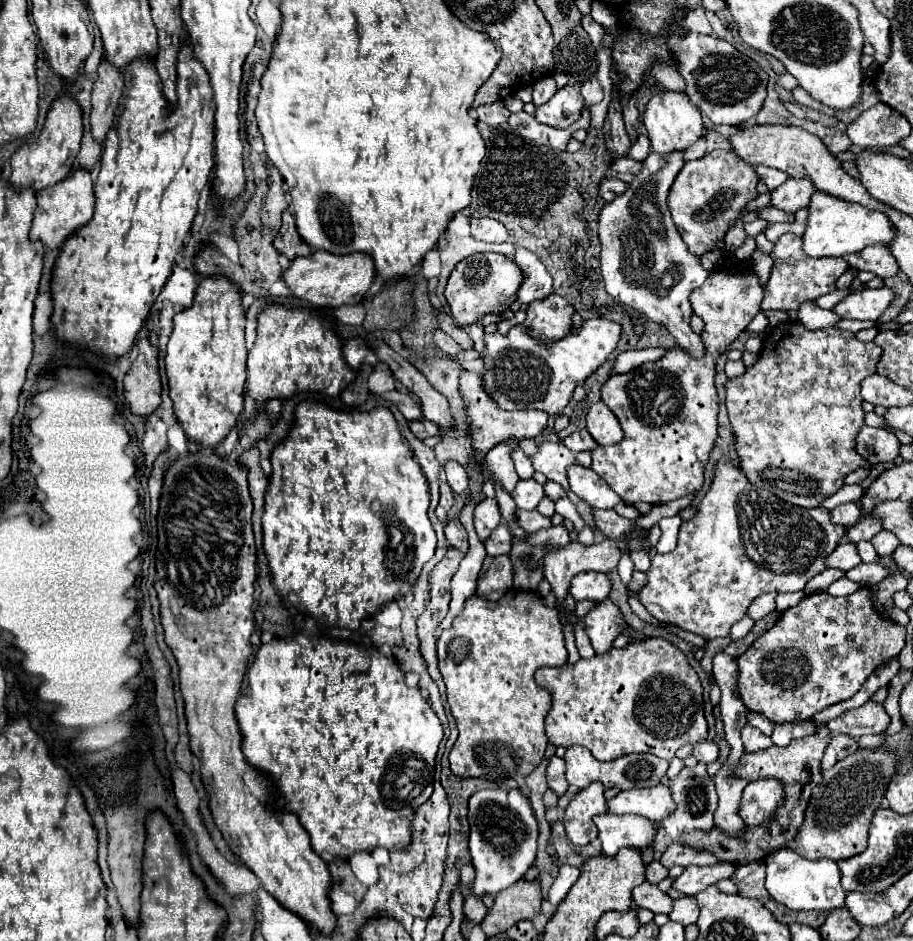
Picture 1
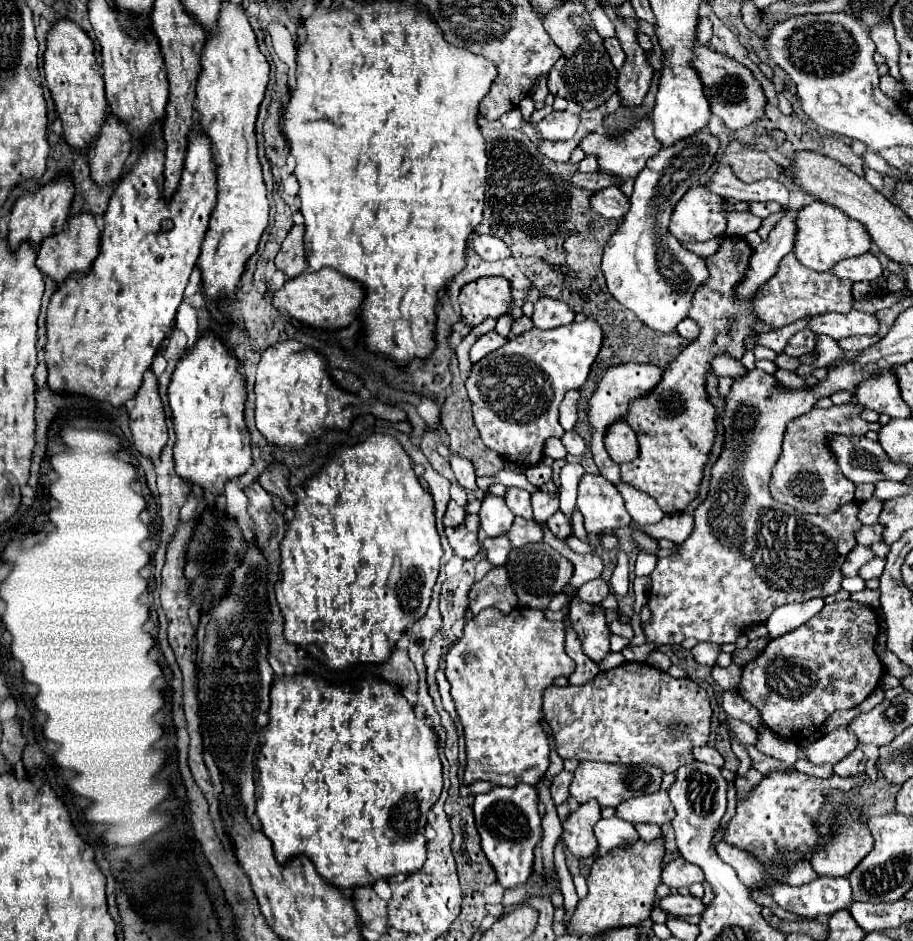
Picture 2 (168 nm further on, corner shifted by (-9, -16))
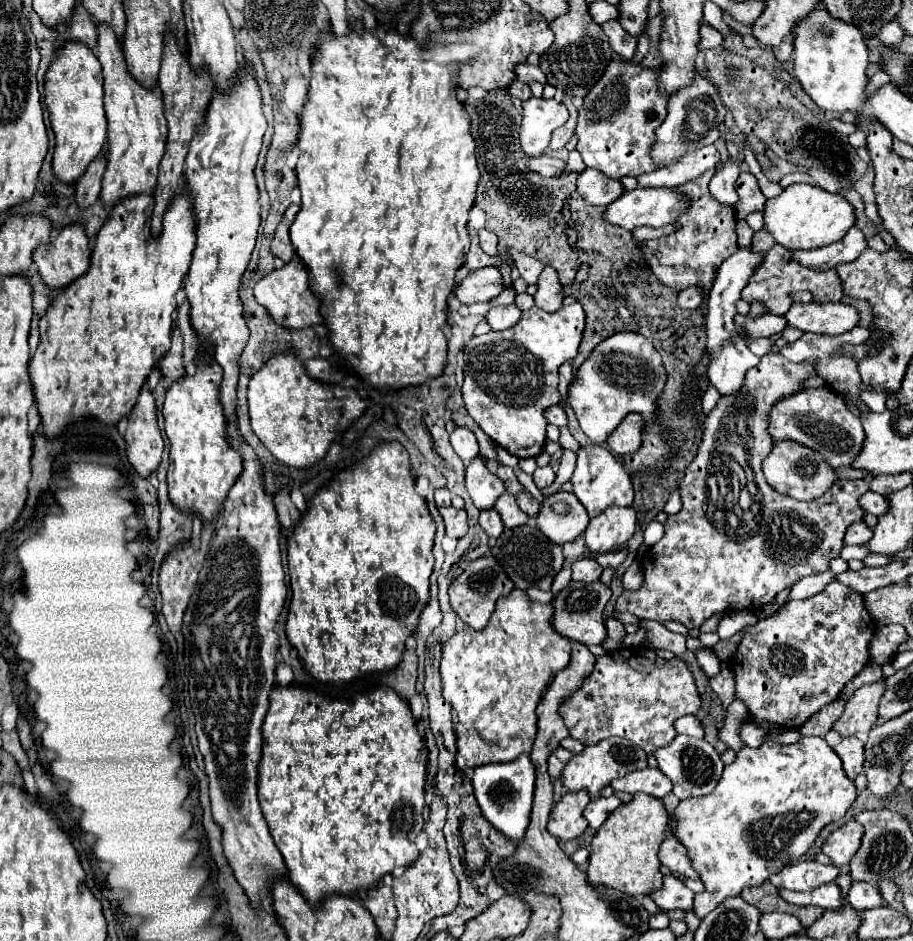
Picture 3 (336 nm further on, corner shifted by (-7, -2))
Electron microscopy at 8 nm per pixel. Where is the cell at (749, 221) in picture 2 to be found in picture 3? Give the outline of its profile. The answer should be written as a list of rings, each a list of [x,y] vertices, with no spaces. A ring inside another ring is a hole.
[[[727,142],[727,150],[729,150],[729,160],[723,164],[721,170],[715,172],[715,176],[709,182],[709,192],[711,196],[725,204],[725,206],[735,206],[737,204],[737,192],[735,192],[735,180],[739,176],[739,164],[737,164],[737,152],[739,148],[733,142]]]

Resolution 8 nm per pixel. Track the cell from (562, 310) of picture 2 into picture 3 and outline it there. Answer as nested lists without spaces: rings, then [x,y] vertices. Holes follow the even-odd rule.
[[[545,268],[537,280],[537,292],[535,292],[535,306],[553,314],[561,308],[561,302],[565,298],[563,286],[559,284],[557,272],[553,268]]]

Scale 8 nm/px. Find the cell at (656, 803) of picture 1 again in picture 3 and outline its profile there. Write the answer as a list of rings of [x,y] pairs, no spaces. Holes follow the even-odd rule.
[[[645,768],[645,770],[635,770],[629,776],[617,778],[611,782],[615,792],[627,792],[627,794],[649,794],[655,798],[663,798],[665,794],[671,792],[671,782],[669,778],[665,778],[665,774],[661,774],[659,768]]]

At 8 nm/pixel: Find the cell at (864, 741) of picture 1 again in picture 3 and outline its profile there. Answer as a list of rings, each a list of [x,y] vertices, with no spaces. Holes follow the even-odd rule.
[[[807,736],[787,746],[767,742],[759,748],[745,746],[739,750],[735,762],[725,766],[713,794],[679,802],[671,814],[677,818],[677,828],[673,834],[689,850],[693,868],[697,868],[705,884],[705,892],[695,894],[695,916],[703,918],[725,898],[739,894],[747,886],[767,882],[771,874],[777,874],[791,860],[803,856],[827,824],[845,816],[855,798],[855,782],[845,774],[845,770],[841,770],[841,760],[823,738]]]

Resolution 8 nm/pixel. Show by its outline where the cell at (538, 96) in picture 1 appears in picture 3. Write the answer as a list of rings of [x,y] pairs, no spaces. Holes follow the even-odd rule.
[[[523,62],[523,64],[519,64],[519,66],[515,68],[515,76],[517,76],[519,82],[525,82],[525,84],[529,84],[529,82],[545,84],[545,74],[543,74],[537,66],[531,66],[531,64],[527,64],[527,62]]]

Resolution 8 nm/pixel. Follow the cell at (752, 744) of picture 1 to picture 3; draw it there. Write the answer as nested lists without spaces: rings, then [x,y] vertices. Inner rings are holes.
[[[727,662],[721,664],[721,674],[717,678],[709,680],[709,686],[719,696],[724,709],[735,700],[735,678],[733,678],[733,670]]]

